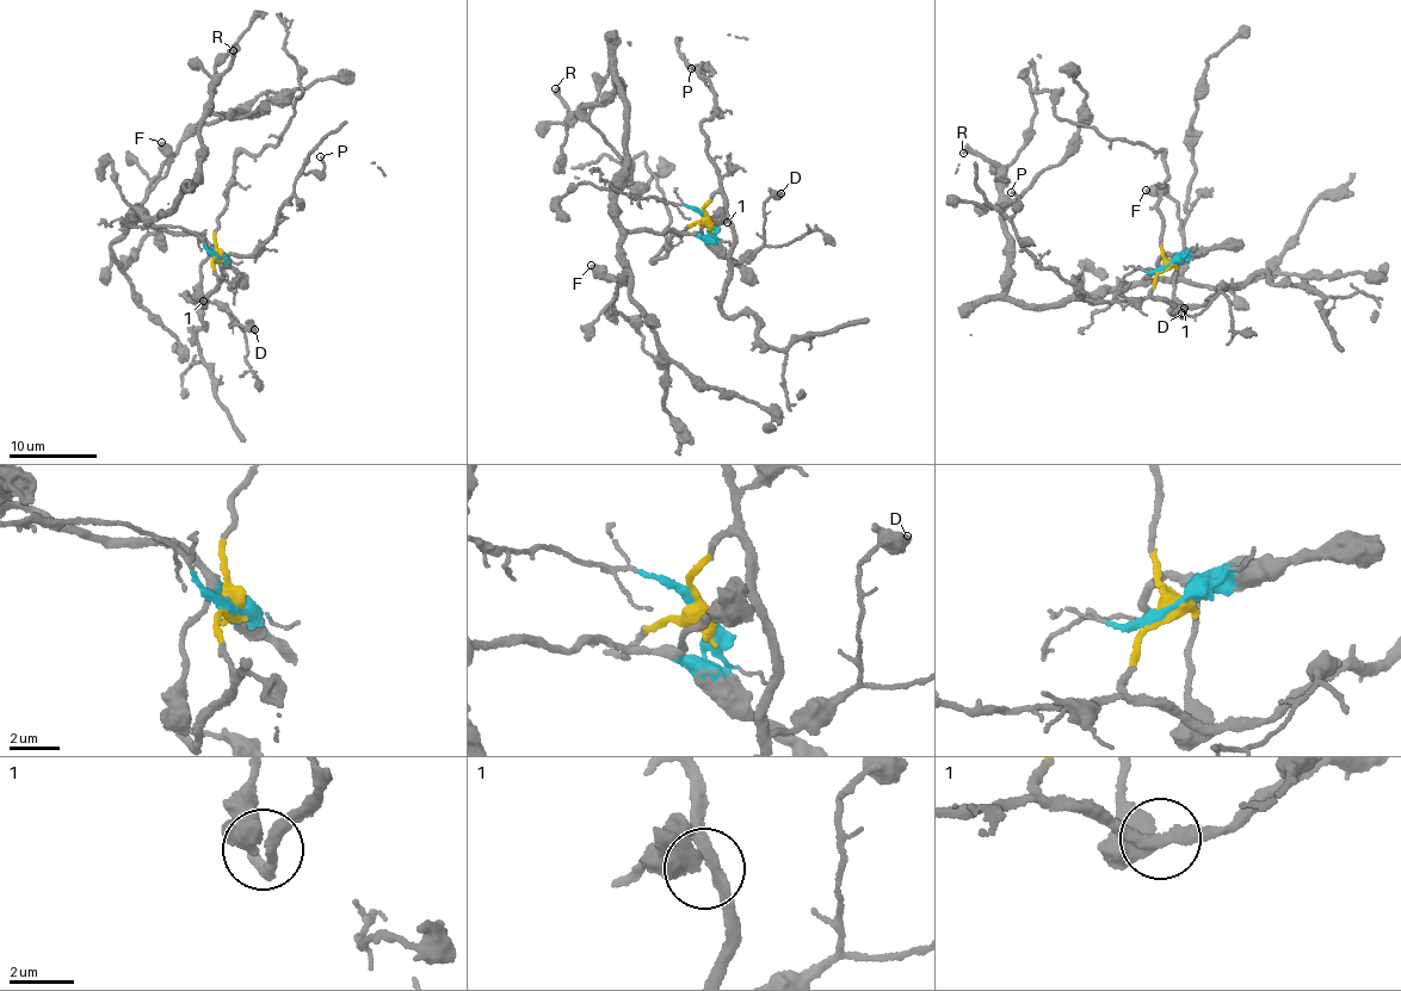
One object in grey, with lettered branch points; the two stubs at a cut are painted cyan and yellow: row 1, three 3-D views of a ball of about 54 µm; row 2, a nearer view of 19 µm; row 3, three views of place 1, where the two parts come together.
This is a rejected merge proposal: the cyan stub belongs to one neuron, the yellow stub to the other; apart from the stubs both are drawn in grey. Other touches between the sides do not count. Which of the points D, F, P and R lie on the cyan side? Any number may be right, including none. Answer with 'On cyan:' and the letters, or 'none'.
On cyan: F, R

